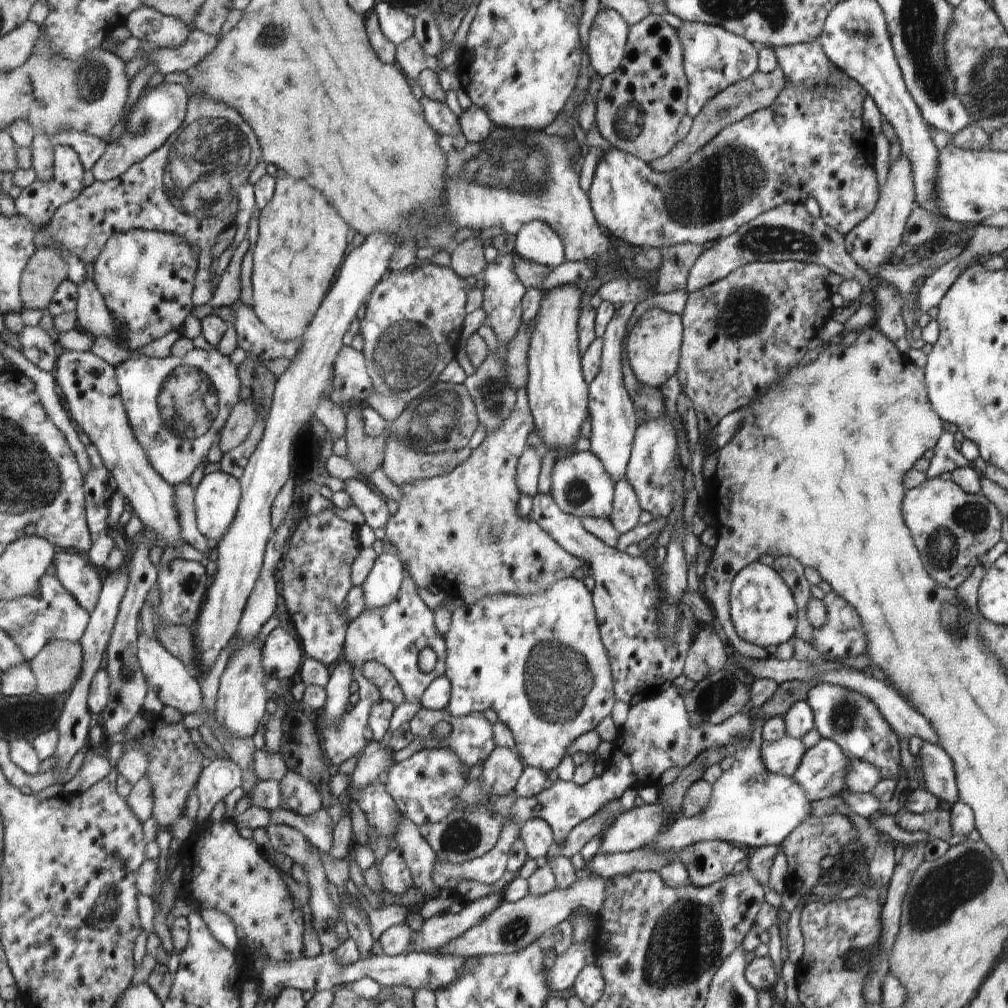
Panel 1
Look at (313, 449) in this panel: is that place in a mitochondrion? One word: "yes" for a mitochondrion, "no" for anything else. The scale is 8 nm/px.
yes

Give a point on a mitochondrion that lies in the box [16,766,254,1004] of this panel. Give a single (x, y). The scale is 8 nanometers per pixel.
(104, 912)

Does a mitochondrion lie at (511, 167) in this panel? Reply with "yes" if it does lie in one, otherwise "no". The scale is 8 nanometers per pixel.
yes

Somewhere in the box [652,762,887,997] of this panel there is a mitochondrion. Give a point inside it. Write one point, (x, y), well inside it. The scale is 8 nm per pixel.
(854, 959)

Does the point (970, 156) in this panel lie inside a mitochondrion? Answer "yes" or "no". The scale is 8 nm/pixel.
no

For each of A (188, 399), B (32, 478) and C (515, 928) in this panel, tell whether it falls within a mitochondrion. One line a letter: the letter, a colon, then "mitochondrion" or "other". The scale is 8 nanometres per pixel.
A: mitochondrion
B: mitochondrion
C: mitochondrion

